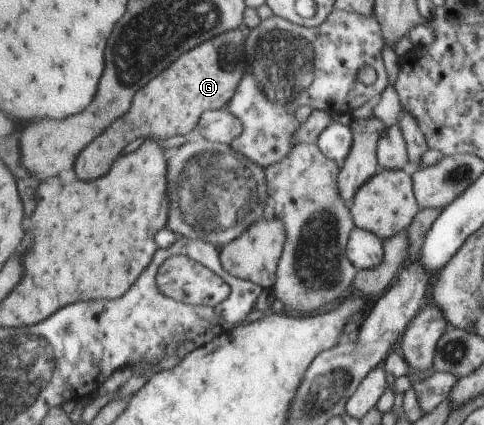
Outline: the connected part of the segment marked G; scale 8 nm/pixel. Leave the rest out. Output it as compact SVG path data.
M244 27L224 33L222 39L210 39L194 51L182 55L170 69L165 69L162 75L150 81L146 89L141 88L134 96L130 111L114 121L77 157L75 167L78 177L90 181L106 175L122 151L138 137L145 140L148 137L189 137L198 130L199 121L205 112L226 107L236 95L238 86L250 67L247 39L248 31Z

